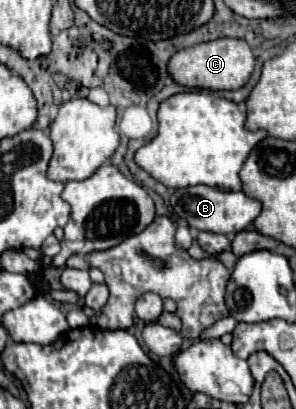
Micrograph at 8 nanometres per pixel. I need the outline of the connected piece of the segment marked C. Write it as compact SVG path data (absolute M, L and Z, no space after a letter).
M217 38L191 48L177 50L169 60L169 74L177 84L201 90L237 90L241 88L255 66L251 46L239 38Z

